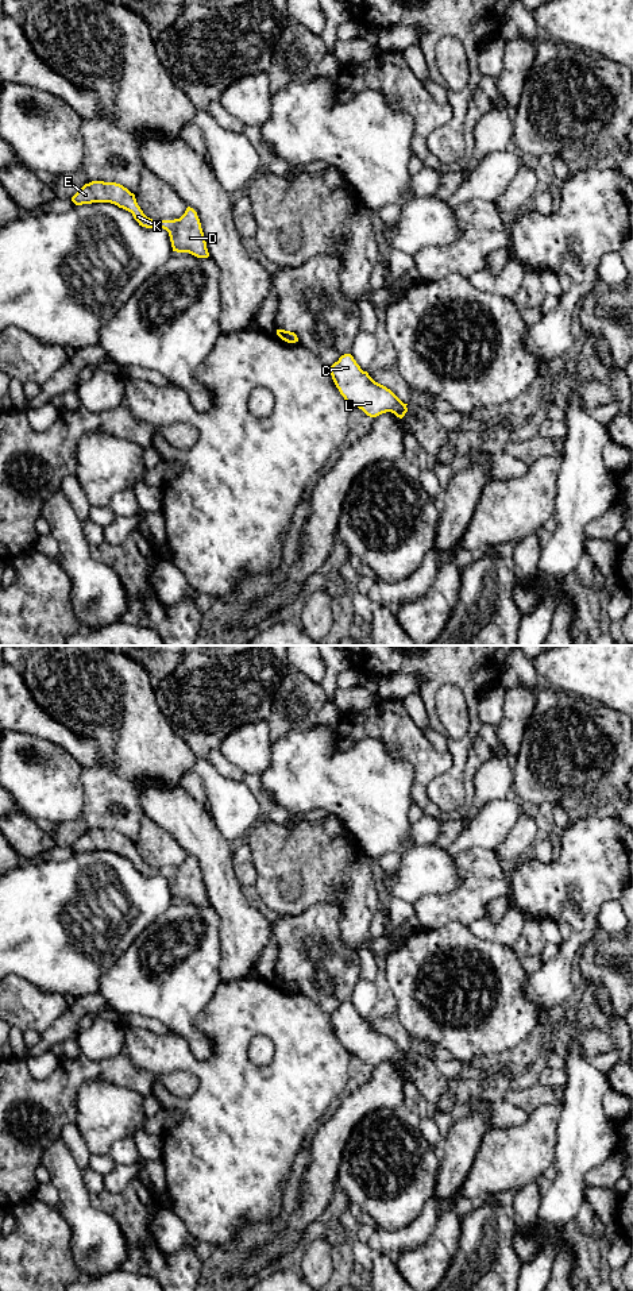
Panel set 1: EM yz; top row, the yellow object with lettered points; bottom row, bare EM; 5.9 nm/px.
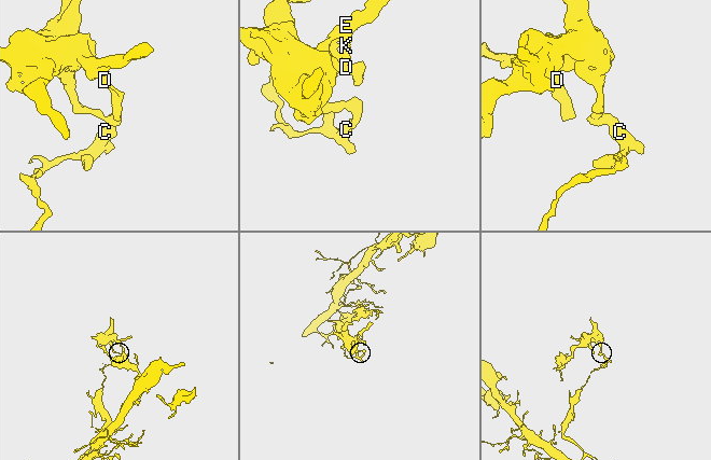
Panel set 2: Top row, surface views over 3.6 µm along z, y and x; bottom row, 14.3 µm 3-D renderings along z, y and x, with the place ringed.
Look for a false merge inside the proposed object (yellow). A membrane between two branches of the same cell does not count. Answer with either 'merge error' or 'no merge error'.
merge error

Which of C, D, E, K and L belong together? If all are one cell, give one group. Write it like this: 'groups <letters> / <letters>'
groups C L / D E K

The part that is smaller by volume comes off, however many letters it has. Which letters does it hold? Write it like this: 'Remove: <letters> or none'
Remove: D, E, K

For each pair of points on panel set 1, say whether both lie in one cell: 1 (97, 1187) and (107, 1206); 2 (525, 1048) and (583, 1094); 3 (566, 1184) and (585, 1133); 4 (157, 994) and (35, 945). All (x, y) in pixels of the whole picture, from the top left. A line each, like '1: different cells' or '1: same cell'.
1: different cells
2: different cells
3: same cell
4: different cells

